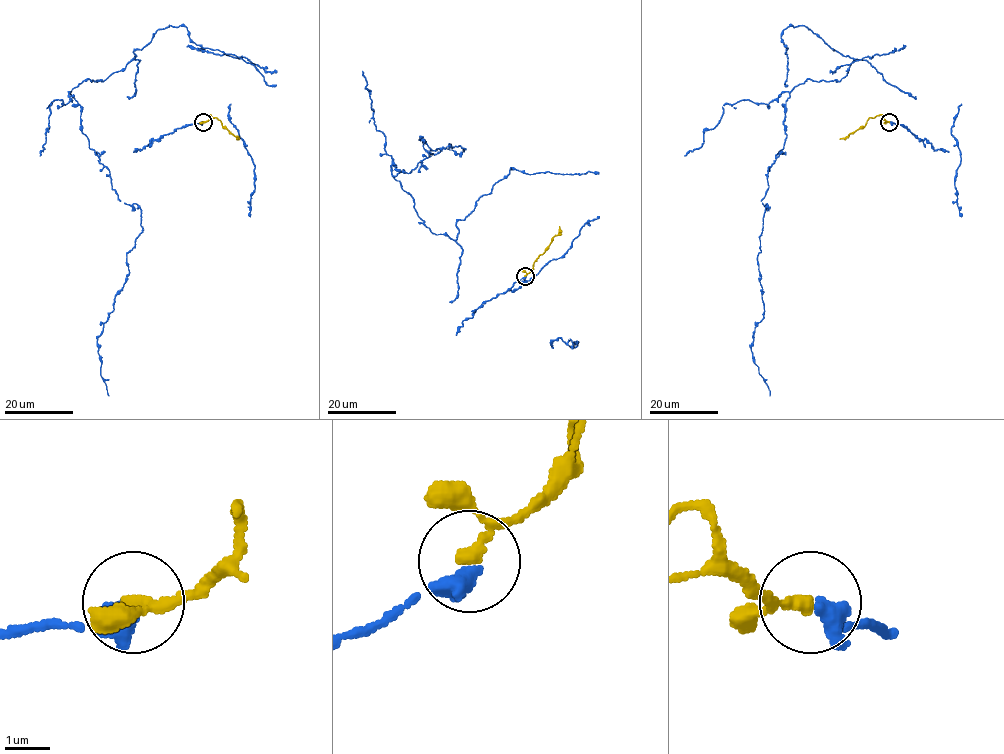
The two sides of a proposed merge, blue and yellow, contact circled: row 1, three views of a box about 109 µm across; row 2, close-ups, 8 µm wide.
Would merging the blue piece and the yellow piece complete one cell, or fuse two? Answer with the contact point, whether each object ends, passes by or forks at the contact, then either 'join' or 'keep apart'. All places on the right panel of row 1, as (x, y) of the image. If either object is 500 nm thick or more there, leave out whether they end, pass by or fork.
at (889, 122); join

